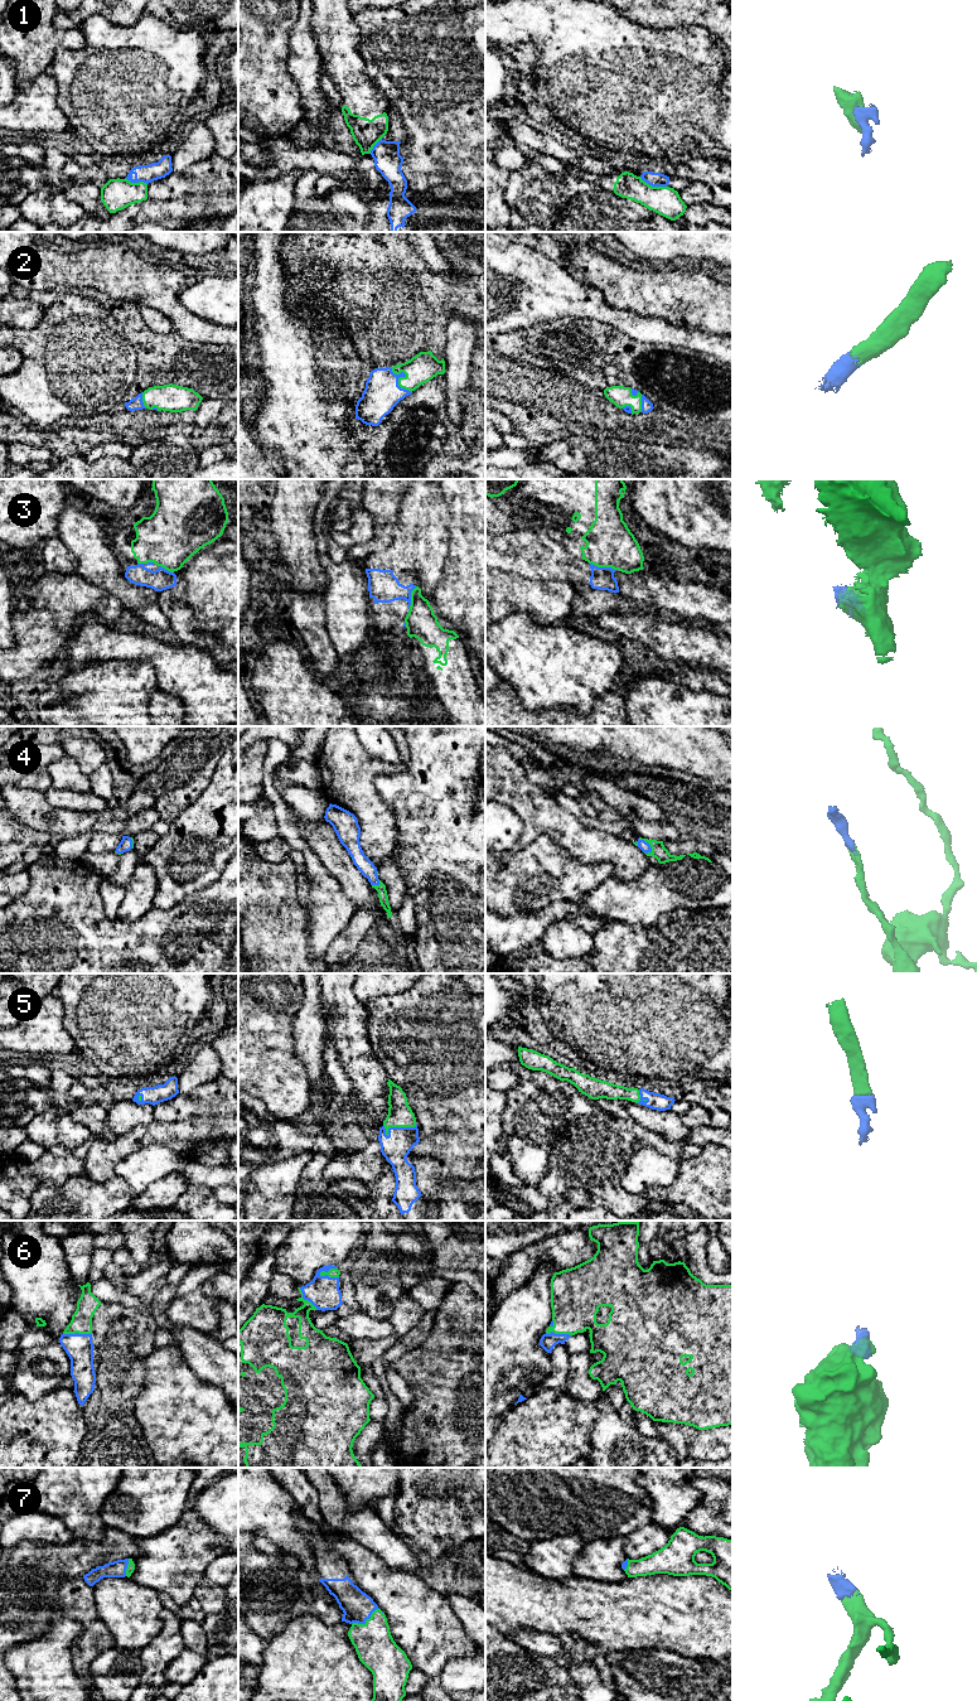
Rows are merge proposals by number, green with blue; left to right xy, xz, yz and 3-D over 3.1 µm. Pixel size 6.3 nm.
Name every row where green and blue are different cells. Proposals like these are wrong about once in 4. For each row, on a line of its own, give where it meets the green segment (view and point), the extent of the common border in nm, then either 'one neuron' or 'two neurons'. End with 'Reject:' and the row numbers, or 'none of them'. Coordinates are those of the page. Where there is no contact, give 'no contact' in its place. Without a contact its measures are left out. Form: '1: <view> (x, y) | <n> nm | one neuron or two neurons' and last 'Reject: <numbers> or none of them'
1: yz (653, 187) | 190 nm | two neurons
2: xz (398, 381) | 220 nm | one neuron
3: yz (603, 566) | 170 nm | two neurons
4: yz (647, 841) | 130 nm | one neuron
5: xz (400, 1126) | 220 nm | one neuron
6: xz (329, 1276) | 130 nm | one neuron
7: xz (366, 1620) | 200 nm | one neuron
Reject: 1, 3

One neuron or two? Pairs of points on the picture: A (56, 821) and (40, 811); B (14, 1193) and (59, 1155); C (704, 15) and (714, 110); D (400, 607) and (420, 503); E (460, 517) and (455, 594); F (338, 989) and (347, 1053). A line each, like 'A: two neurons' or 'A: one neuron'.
A: one neuron
B: one neuron
C: two neurons
D: one neuron
E: one neuron
F: one neuron

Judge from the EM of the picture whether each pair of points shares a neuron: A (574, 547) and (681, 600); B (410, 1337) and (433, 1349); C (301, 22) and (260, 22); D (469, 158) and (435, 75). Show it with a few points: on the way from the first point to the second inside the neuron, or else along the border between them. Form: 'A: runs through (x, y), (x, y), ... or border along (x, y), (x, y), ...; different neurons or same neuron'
A: border along (565, 549), (580, 559); different neurons
B: border along (435, 1315), (429, 1334), (396, 1358); different neurons
C: border along (299, 13), (290, 32), (288, 51); different neurons
D: runs through (469, 138), (469, 116), (456, 104), (455, 95); same neuron

